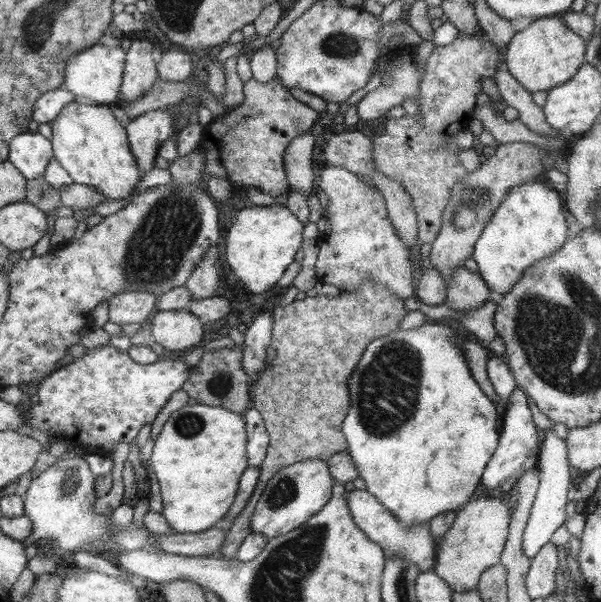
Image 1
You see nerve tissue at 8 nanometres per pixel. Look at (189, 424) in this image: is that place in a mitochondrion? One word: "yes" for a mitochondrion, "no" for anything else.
yes

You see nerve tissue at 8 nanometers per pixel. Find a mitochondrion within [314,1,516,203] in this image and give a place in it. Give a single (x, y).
(341, 45)

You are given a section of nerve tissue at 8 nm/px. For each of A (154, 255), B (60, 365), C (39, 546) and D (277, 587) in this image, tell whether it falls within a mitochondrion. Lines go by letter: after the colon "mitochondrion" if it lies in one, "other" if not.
A: mitochondrion
B: other
C: other
D: mitochondrion

